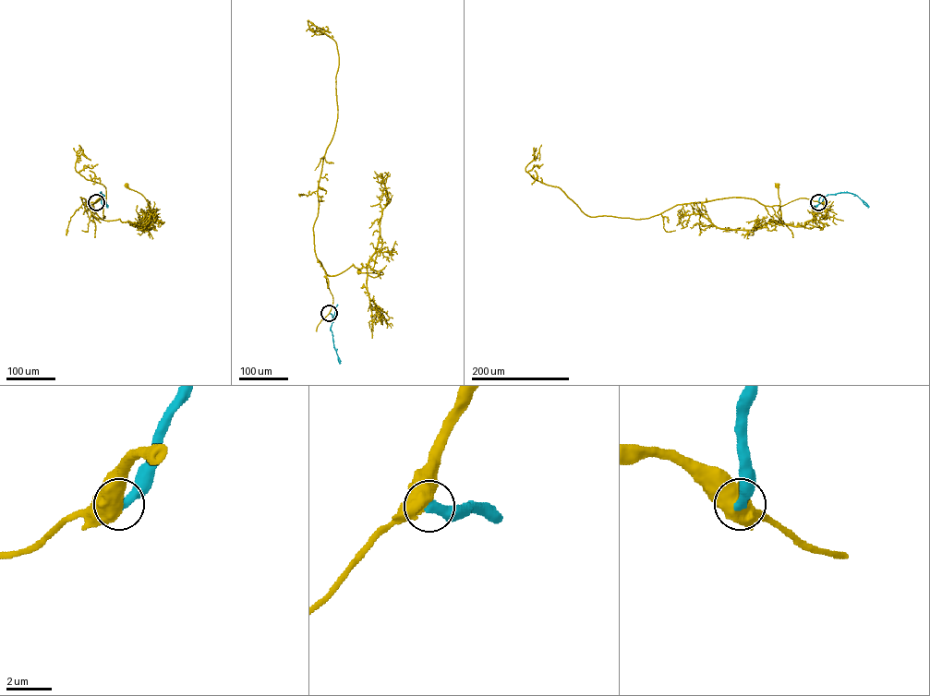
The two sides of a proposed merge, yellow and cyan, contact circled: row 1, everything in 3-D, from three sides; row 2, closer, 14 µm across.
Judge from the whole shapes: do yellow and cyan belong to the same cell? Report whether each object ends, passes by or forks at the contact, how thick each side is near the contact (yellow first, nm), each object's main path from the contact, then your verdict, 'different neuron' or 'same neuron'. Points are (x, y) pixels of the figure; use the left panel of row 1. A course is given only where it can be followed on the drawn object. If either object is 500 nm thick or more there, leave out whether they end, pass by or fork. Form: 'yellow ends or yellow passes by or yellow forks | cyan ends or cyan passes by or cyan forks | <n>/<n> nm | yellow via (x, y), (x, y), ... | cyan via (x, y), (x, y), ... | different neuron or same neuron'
550/440 nm | yellow via (96, 202), (100, 198), (93, 206), (102, 219), (140, 222), (146, 217), (150, 206), (141, 194), (126, 185) | cyan via (96, 202), (101, 192), (107, 208) | same neuron

